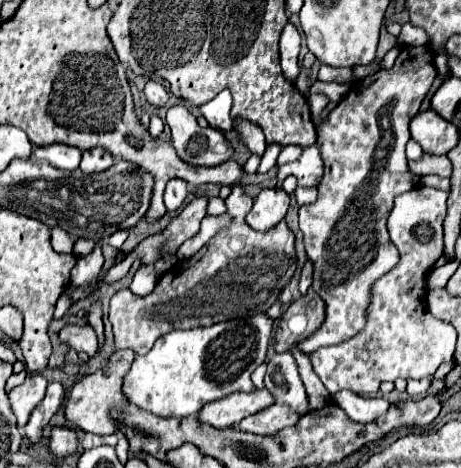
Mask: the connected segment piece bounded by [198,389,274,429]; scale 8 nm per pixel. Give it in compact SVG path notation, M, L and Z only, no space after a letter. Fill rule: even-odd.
M258 389L252 393L234 393L232 397L226 397L224 401L212 401L212 405L206 405L204 411L198 413L200 421L224 429L238 425L244 417L254 415L274 403L274 397L270 397L268 389Z

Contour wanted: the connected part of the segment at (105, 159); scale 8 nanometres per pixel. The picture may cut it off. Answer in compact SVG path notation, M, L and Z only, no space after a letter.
M94 147L94 149L88 149L82 153L82 163L80 163L80 169L84 173L100 173L108 167L114 165L114 157L112 153L108 153L106 149L102 147Z

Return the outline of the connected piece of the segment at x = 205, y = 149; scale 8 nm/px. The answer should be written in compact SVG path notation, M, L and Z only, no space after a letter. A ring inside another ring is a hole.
M184 105L170 107L166 123L172 129L172 145L178 157L190 165L214 167L228 161L234 153L232 145L220 131L198 127L196 117Z

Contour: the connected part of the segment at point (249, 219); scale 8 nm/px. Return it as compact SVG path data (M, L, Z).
M262 189L254 199L254 207L246 215L246 223L254 231L268 231L280 223L290 207L290 195L276 189Z

